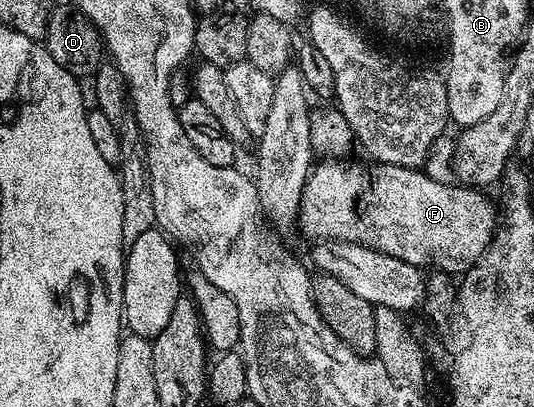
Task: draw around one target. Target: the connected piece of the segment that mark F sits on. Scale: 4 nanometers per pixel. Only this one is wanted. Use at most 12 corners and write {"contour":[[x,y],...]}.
{"contour":[[317,162],[298,228],[463,276],[498,207],[419,167]]}

